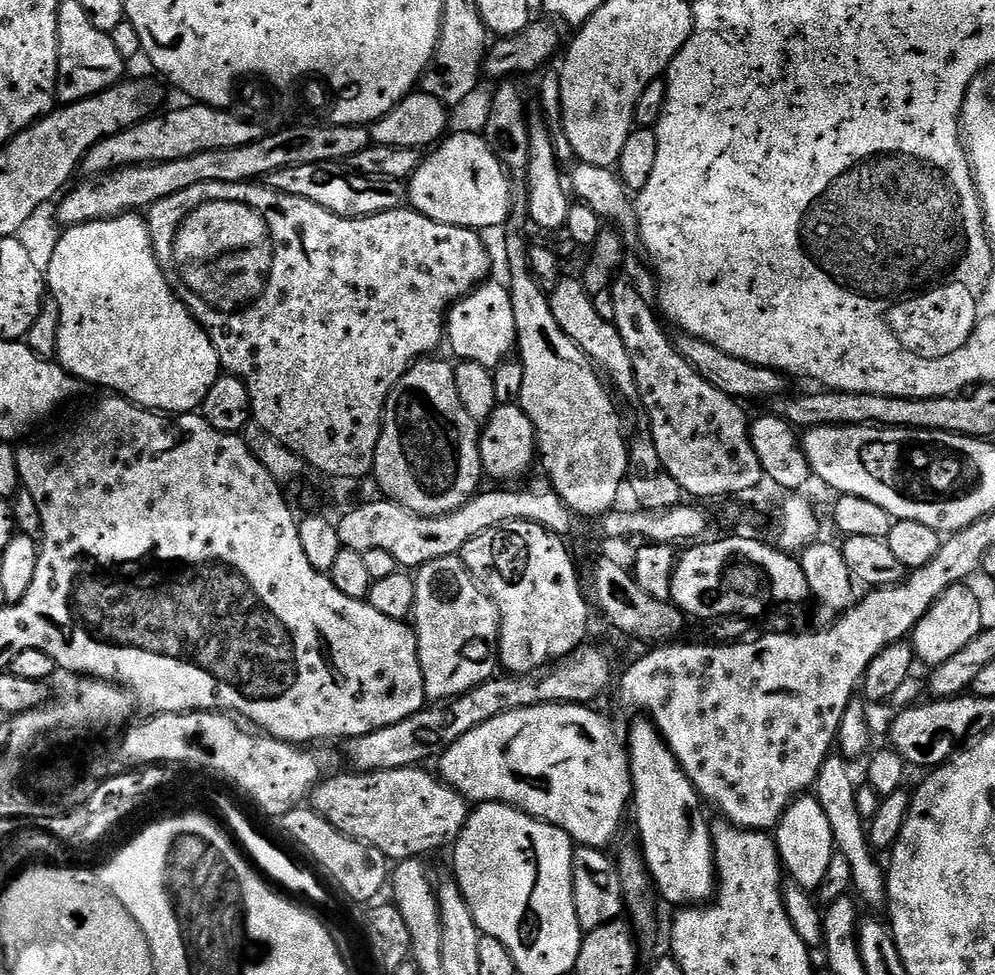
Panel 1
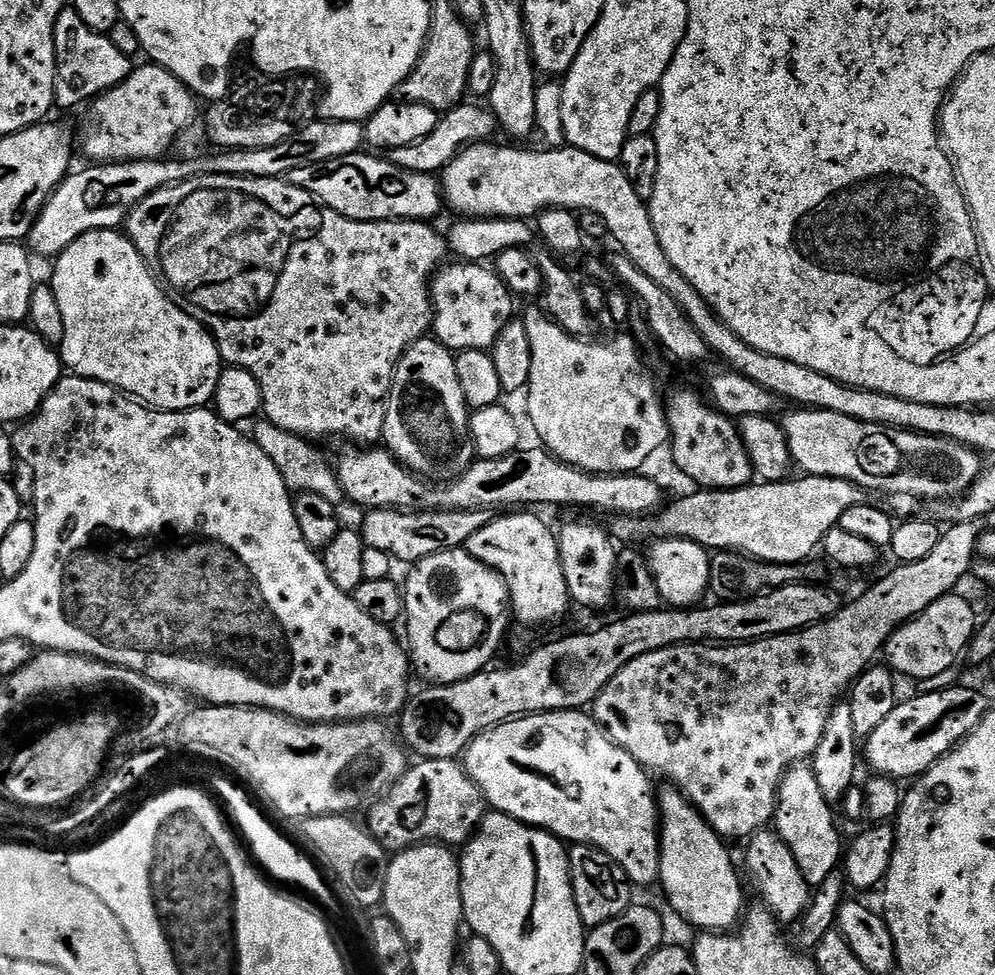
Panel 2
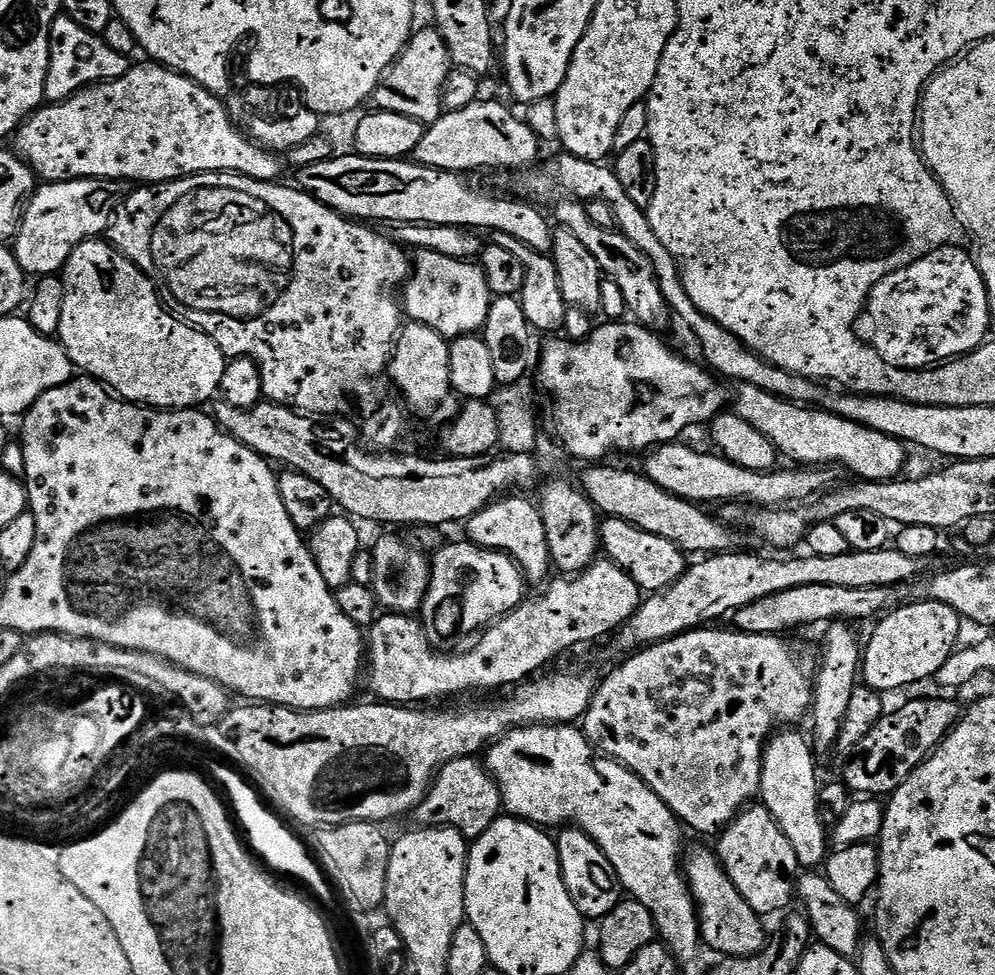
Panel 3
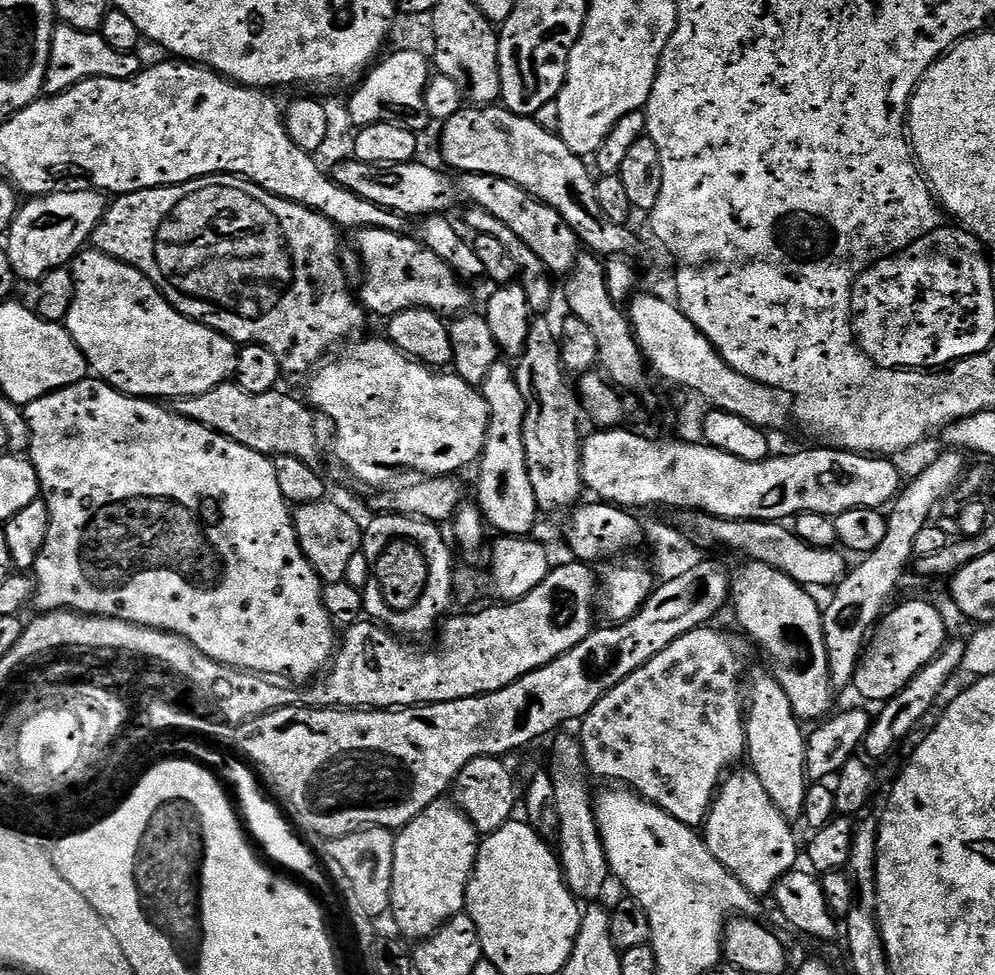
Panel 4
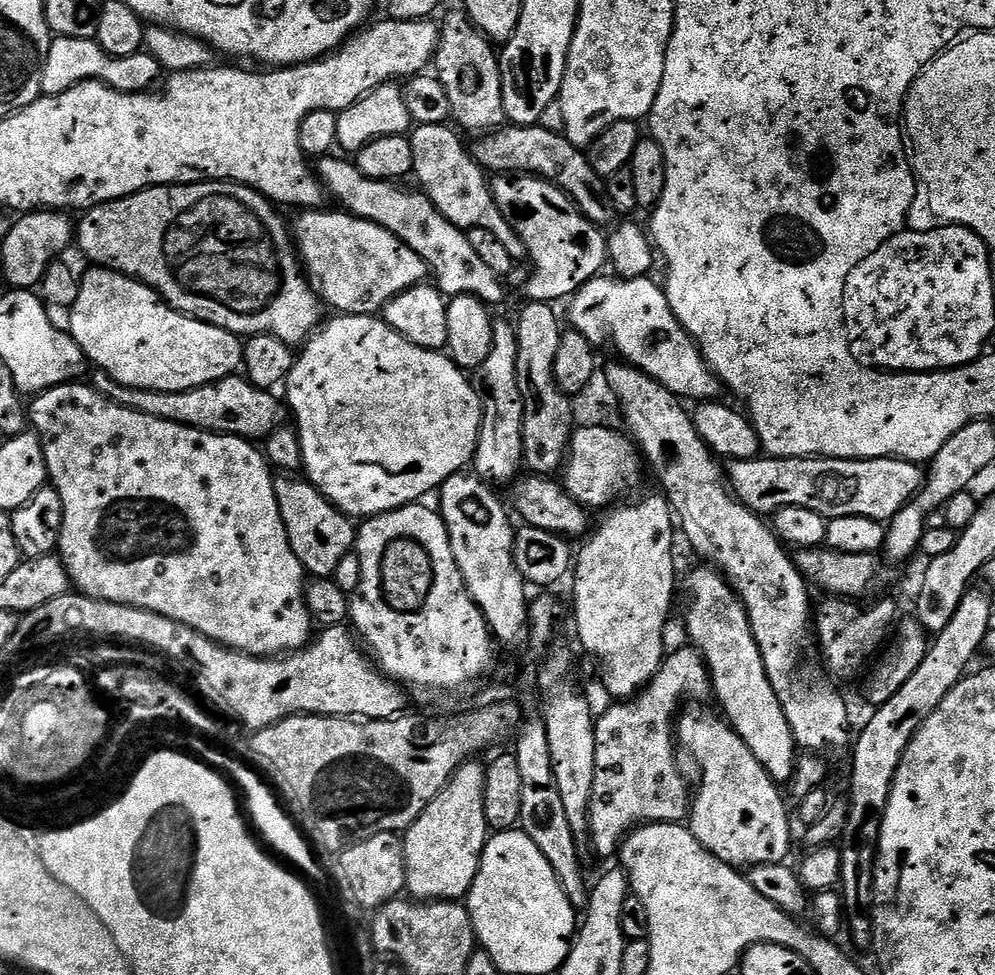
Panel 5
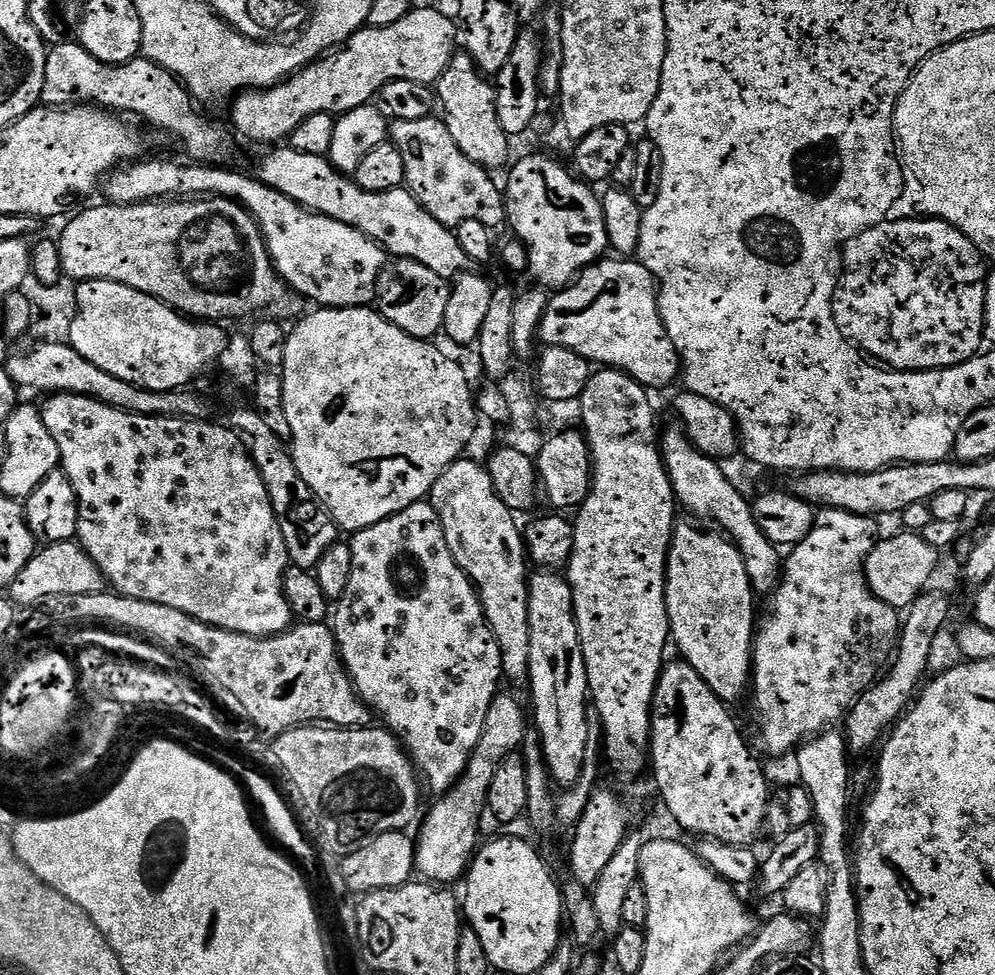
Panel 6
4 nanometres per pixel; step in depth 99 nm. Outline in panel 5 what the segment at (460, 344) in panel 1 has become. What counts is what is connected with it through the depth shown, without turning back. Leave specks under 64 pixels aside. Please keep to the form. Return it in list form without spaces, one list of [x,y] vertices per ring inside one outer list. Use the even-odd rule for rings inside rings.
[[[304,210],[299,213],[294,224],[294,244],[298,249],[298,259],[306,273],[308,283],[316,291],[325,305],[345,316],[374,316],[397,296],[415,284],[425,283],[429,275],[428,265],[382,226],[363,220],[343,210]]]

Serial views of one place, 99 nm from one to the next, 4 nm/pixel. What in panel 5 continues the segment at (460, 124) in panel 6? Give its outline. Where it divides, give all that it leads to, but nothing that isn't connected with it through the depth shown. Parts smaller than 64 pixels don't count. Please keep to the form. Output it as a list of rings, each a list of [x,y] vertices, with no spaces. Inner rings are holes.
[[[463,10],[452,12],[444,21],[439,21],[440,43],[436,45],[434,57],[434,75],[442,82],[446,90],[446,98],[450,98],[451,119],[457,120],[468,132],[487,134],[499,129],[505,123],[506,117],[502,106],[502,74],[500,73],[500,58],[493,41],[483,36],[468,19],[468,13]]]

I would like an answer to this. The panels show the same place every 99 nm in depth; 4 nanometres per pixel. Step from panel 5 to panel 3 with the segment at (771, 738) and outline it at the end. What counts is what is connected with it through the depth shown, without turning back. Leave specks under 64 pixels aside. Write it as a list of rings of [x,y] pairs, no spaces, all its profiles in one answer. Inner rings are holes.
[[[784,730],[768,742],[764,752],[763,782],[760,784],[759,799],[786,834],[790,846],[794,846],[794,854],[798,854],[801,869],[816,870],[830,855],[830,832],[821,815],[821,785],[816,784],[817,757],[809,737],[804,736],[799,736],[796,730]]]

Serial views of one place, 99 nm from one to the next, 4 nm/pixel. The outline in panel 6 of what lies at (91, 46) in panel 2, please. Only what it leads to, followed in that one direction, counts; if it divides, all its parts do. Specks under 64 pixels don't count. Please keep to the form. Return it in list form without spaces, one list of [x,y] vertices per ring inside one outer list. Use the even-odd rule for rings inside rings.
[[[79,42],[53,44],[48,48],[46,78],[42,82],[40,99],[53,108],[95,106],[129,117],[137,116],[150,127],[168,132],[169,138],[182,151],[188,152],[187,159],[192,162],[207,162],[216,166],[228,162],[236,152],[232,145],[233,133],[216,120],[200,117],[196,109],[199,107],[194,103],[191,92],[180,83],[179,78],[143,58],[125,64],[107,64],[94,58],[94,54],[90,54]]]

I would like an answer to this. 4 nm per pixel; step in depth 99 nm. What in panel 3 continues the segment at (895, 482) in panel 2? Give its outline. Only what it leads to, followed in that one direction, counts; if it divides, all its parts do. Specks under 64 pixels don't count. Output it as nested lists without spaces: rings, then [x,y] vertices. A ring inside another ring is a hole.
[[[741,384],[734,392],[735,415],[746,418],[752,426],[762,430],[770,442],[774,442],[777,453],[786,455],[800,466],[828,466],[824,464],[841,464],[853,472],[853,477],[865,480],[895,480],[901,475],[904,468],[905,445],[899,440],[890,438],[886,434],[878,434],[878,430],[870,430],[861,424],[850,422],[841,416],[835,416],[833,412],[826,412],[816,406],[793,404],[790,400],[783,400],[781,396],[768,394],[750,384]]]

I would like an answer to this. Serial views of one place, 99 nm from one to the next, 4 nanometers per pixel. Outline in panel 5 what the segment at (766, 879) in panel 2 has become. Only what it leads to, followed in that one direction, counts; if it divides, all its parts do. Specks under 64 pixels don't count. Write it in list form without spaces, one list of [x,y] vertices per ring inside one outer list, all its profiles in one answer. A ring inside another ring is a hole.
[[[686,712],[675,721],[674,732],[679,743],[688,744],[693,758],[700,763],[700,785],[695,785],[686,817],[694,838],[710,854],[737,870],[753,864],[785,863],[792,848],[792,824],[776,789],[777,781],[770,778],[727,720],[704,712]]]

